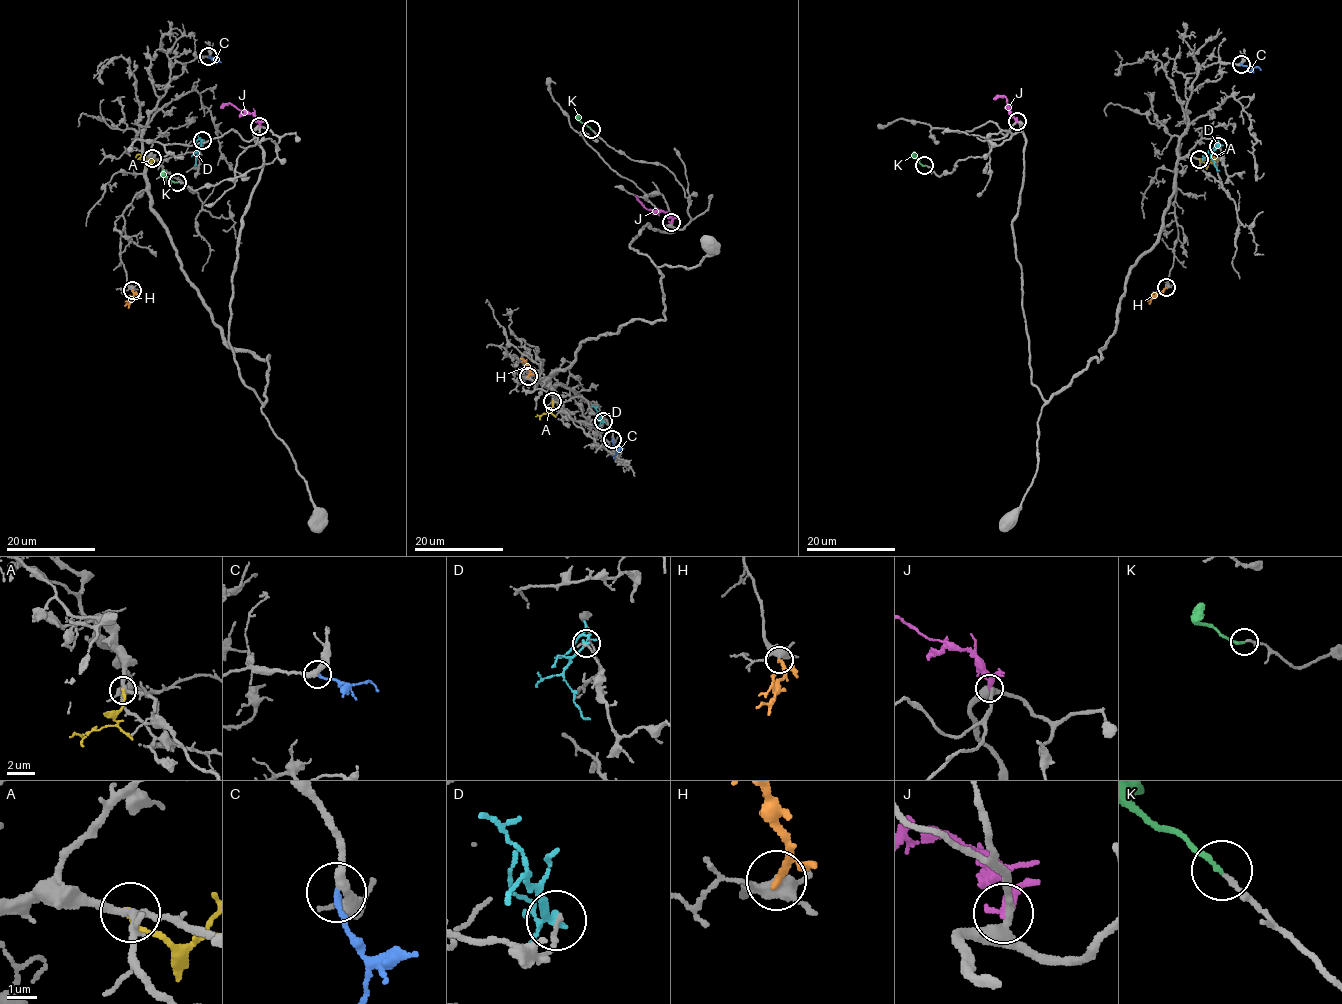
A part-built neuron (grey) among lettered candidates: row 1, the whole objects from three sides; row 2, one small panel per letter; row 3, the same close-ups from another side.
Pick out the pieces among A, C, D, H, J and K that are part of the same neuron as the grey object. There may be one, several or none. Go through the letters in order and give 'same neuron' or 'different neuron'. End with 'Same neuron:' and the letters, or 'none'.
A: different neuron
C: same neuron
D: different neuron
H: different neuron
J: different neuron
K: same neuron
Same neuron: C, K

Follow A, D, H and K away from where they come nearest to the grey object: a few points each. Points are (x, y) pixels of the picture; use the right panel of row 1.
A: (1200, 158), (1209, 164), (1215, 158)
D: (1218, 146), (1211, 158), (1220, 170)
H: (1166, 287), (1148, 301)
K: (924, 166), (913, 151)

